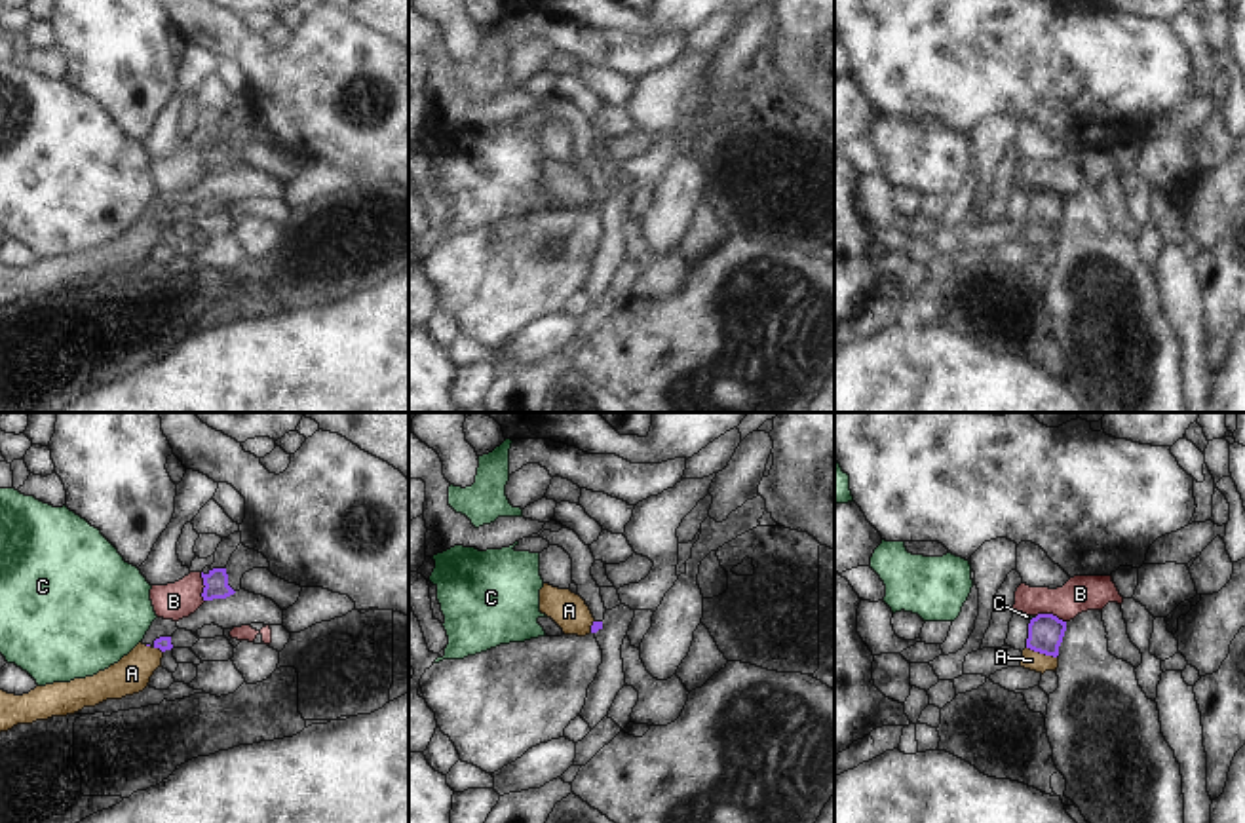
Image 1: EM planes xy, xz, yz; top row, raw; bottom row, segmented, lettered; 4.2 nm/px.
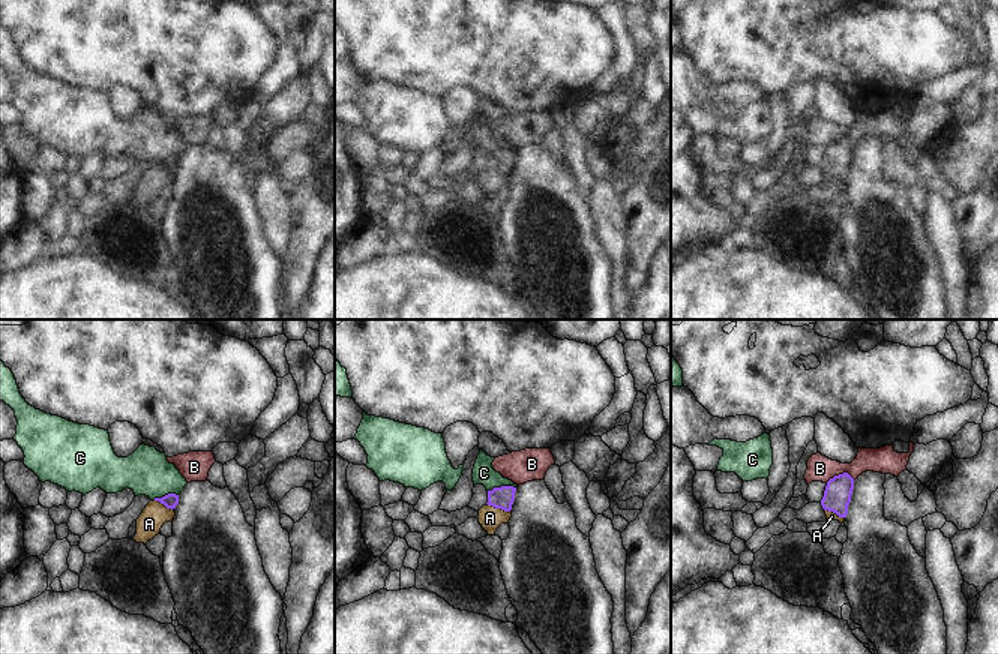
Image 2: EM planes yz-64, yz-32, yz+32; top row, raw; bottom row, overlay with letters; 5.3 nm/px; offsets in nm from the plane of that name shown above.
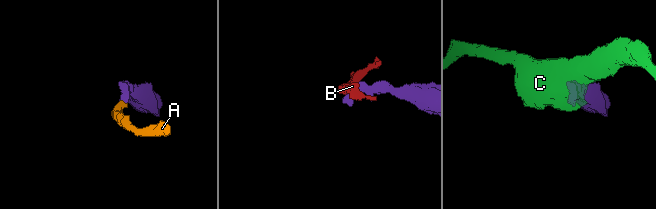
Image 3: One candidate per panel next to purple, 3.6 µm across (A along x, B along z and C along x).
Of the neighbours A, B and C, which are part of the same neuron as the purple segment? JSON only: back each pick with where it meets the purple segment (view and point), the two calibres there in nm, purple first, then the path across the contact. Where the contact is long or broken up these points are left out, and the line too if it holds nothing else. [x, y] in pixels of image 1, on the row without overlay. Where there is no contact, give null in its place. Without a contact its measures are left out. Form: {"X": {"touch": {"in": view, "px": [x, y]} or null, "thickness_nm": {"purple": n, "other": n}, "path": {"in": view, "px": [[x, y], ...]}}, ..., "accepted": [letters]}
{"A": {"touch": {"in": "yz", "px": [1042, 227]}, "thickness_nm": {"purple": 150, "other": 80}, "path": {"in": "yz", "px": [[1046, 206], [1042, 227], [1031, 234]]}}, "accepted": ["A"]}

